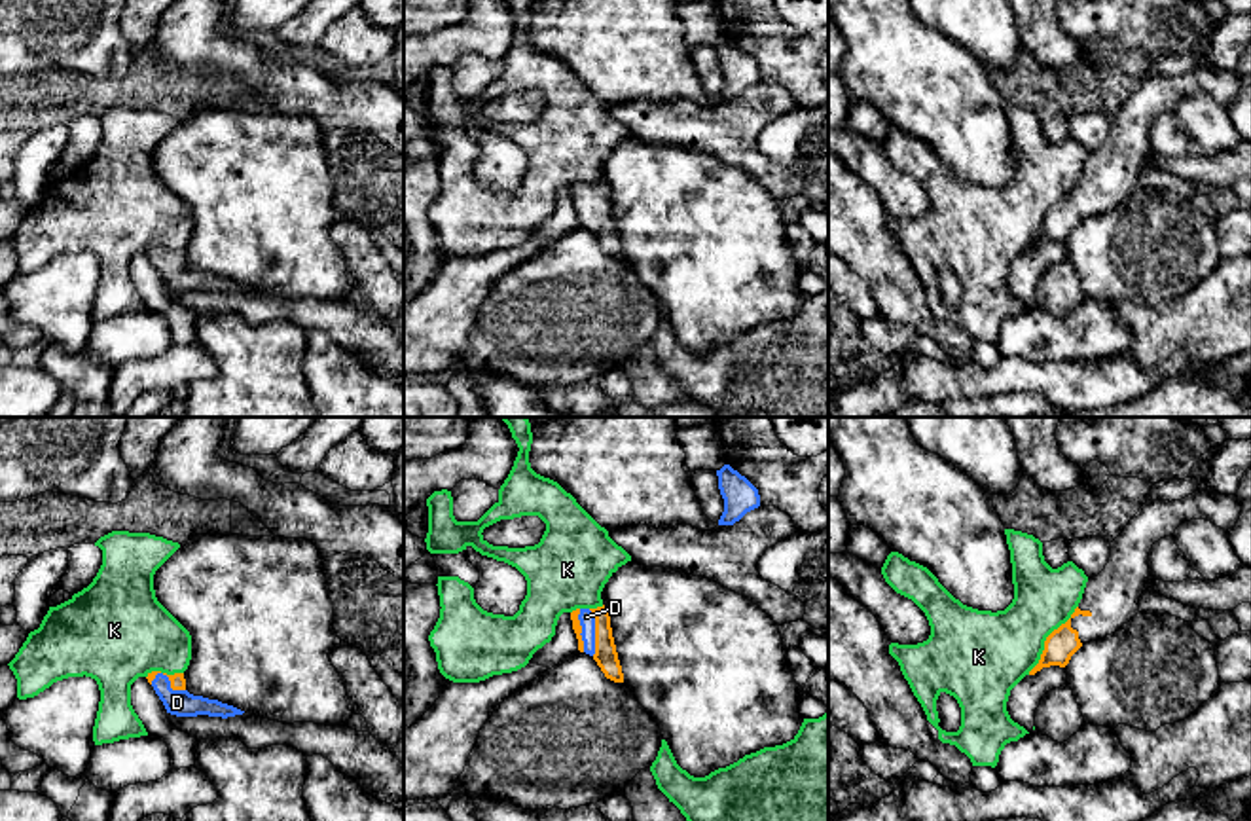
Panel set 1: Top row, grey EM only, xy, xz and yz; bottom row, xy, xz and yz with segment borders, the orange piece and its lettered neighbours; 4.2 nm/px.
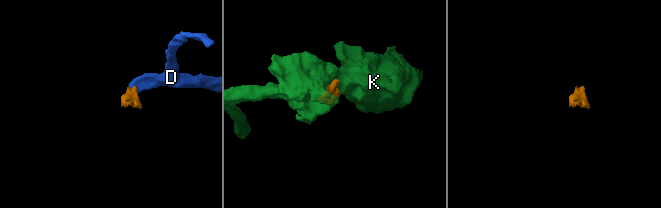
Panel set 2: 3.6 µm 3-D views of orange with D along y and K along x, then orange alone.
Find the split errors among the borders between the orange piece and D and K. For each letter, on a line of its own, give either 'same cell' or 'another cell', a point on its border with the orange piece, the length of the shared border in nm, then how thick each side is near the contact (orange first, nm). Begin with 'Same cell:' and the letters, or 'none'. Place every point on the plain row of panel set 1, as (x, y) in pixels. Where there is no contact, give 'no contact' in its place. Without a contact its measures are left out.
Same cell: D
D: same cell; contact xz (596, 207); length 200 nm; calibres 100 and 70 nm
K: another cell; contact yz (1047, 215); length 360 nm; calibres 140 and 360 nm

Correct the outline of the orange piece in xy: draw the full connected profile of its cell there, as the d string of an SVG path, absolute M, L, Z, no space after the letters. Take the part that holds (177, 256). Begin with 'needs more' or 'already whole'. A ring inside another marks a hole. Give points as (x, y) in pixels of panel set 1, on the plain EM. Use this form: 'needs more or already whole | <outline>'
needs more | M152 246L148 248L146 254L154 262L159 275L163 277L167 288L171 290L176 292L208 290L227 294L245 288L218 275L190 269L186 265L184 248L167 250L161 246Z

